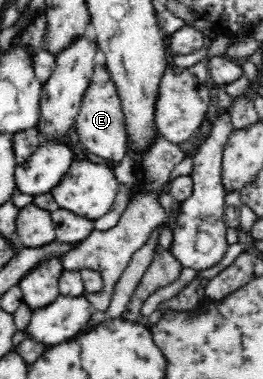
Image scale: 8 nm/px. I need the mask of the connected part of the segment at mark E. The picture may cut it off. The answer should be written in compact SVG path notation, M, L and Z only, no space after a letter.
M94 65L90 86L85 90L81 102L75 131L88 153L120 163L129 150L130 136L126 129L126 115L122 111L122 100L118 91L107 67Z

